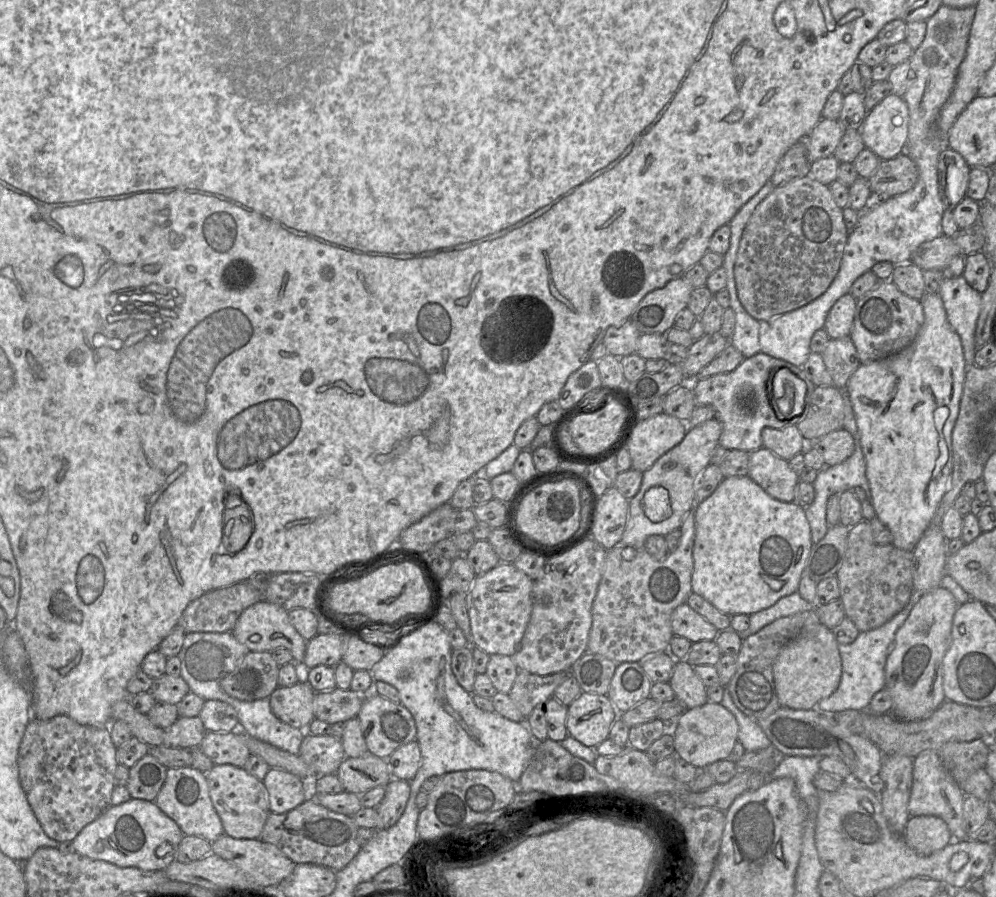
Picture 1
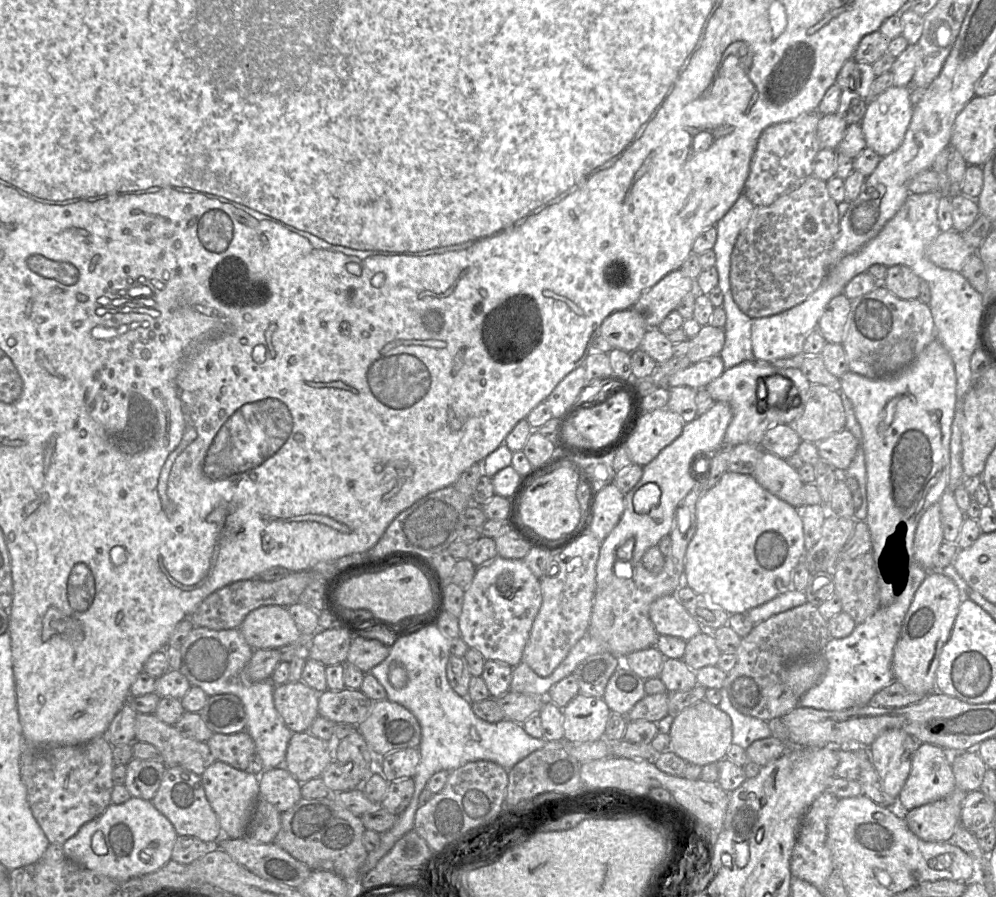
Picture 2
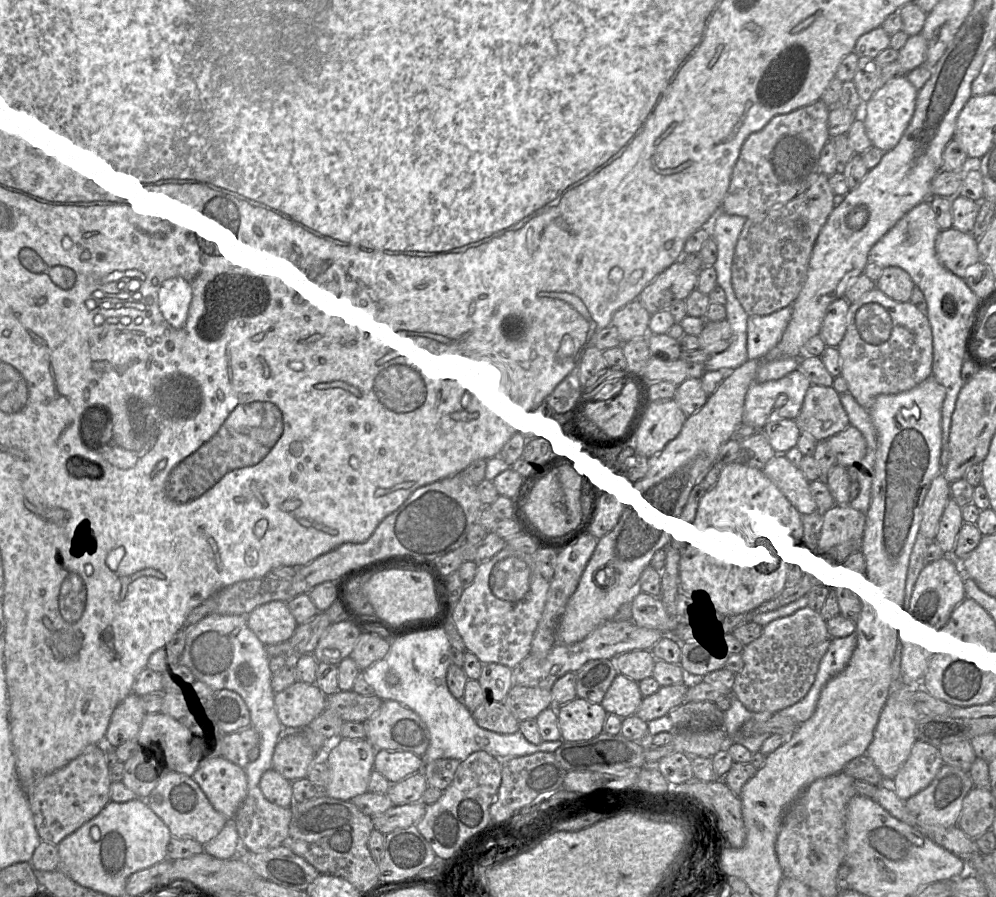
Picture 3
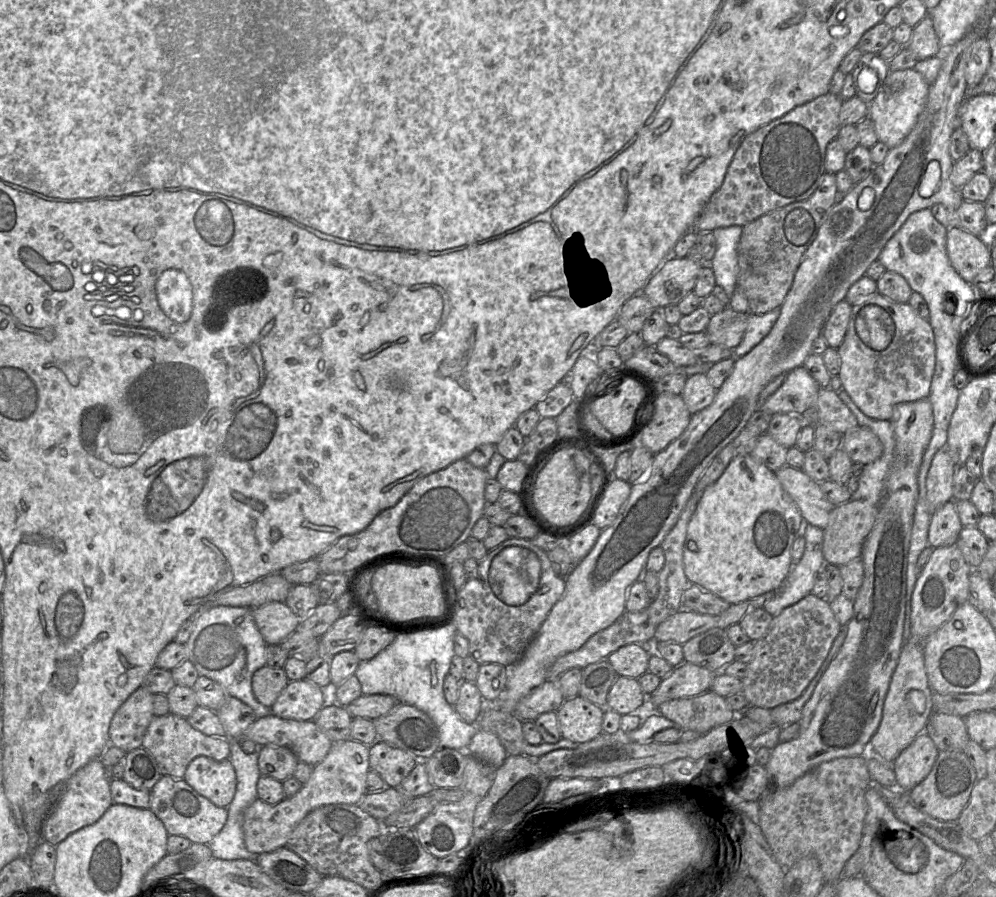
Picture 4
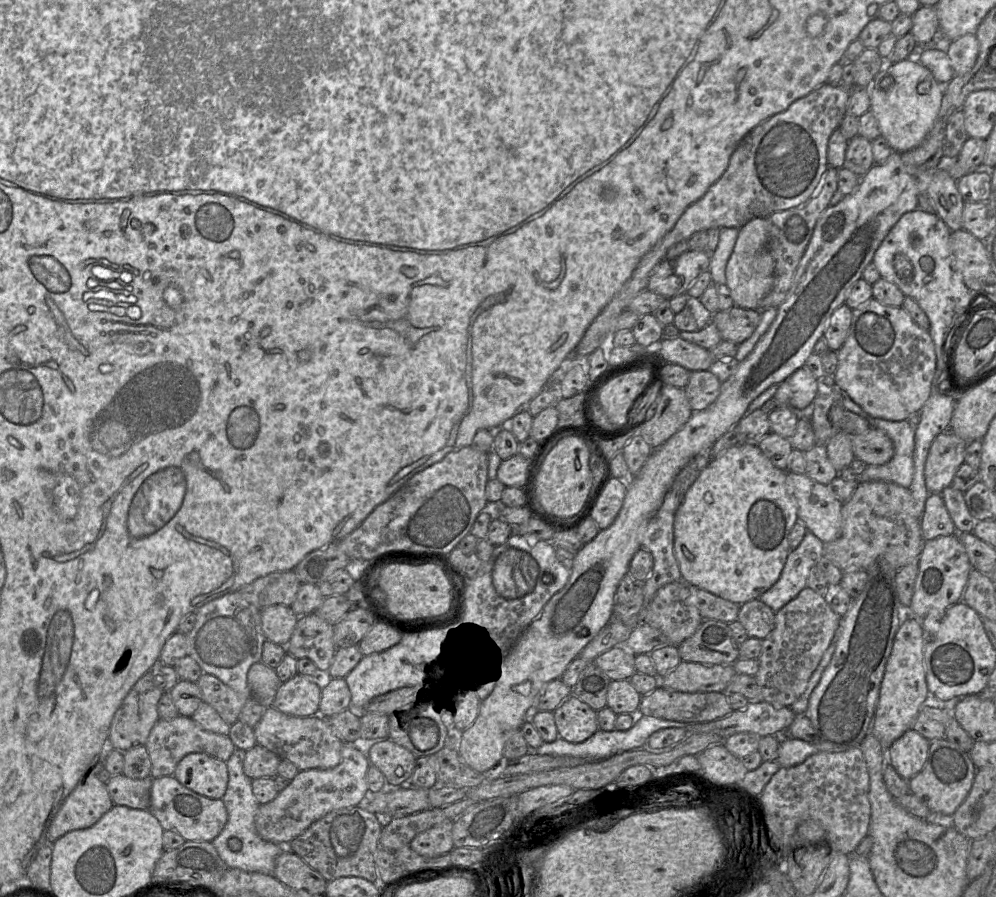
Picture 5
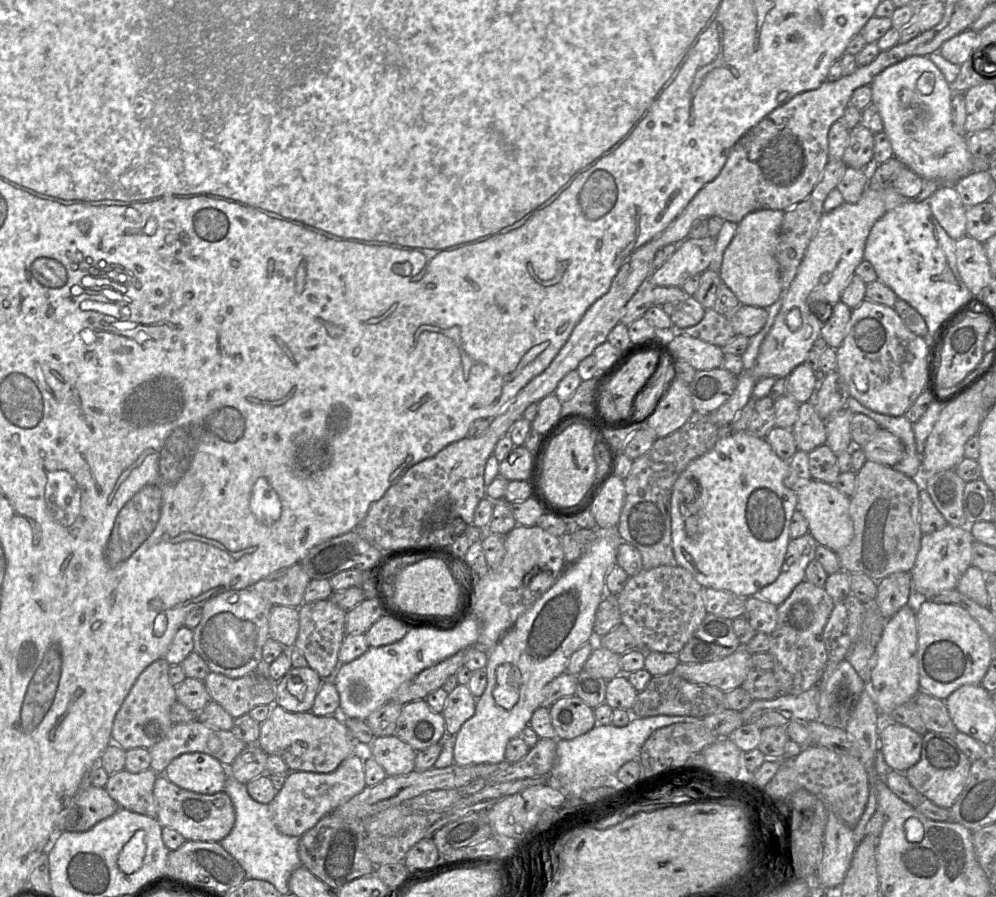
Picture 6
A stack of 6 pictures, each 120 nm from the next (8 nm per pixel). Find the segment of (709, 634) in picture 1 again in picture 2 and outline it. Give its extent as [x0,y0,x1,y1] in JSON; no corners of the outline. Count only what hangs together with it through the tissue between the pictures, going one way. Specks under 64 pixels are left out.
[649,594,705,641]

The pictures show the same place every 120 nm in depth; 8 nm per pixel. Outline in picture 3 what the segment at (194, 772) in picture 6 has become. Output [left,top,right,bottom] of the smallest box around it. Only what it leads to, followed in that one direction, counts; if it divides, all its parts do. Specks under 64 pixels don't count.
[193,756,249,821]

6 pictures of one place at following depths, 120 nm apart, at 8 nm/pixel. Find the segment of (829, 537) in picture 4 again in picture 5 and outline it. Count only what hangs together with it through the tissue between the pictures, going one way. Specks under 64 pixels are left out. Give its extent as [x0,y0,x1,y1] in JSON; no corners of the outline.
[823,481,925,572]

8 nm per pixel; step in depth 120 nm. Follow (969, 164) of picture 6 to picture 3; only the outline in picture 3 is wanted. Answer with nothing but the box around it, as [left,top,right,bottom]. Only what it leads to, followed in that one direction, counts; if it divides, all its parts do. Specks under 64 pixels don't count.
[862,76,918,152]

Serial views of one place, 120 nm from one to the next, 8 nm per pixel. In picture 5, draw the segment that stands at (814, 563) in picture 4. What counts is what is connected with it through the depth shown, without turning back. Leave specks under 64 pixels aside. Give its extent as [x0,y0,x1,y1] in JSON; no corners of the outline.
[758,531,824,612]

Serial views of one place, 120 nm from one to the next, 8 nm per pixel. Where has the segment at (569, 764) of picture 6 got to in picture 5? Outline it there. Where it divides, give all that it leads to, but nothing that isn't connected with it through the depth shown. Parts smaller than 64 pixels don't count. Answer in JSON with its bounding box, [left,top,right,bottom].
[531,715,698,761]

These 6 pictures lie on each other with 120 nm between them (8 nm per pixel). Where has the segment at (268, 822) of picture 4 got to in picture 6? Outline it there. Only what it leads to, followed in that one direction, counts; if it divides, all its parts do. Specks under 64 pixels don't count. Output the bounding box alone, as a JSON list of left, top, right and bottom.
[269,752,366,837]

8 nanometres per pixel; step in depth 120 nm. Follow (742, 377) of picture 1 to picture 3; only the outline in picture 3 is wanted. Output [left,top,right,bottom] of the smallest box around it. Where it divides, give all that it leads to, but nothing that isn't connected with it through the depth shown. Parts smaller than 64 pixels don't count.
[743,368,812,431]

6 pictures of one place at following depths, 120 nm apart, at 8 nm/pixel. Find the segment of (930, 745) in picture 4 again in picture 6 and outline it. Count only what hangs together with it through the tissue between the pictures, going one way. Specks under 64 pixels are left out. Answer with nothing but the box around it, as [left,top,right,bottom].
[879,722,922,773]

